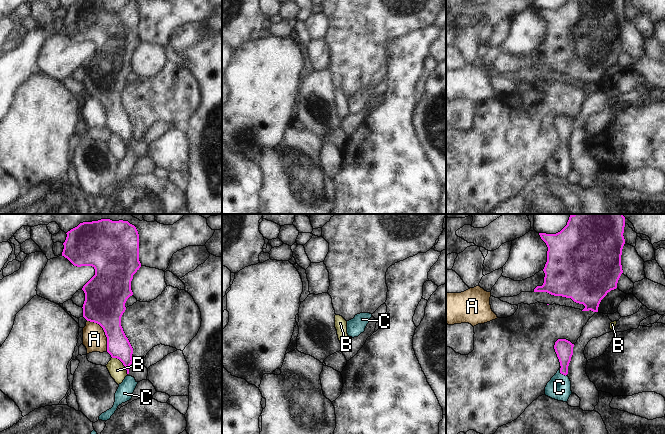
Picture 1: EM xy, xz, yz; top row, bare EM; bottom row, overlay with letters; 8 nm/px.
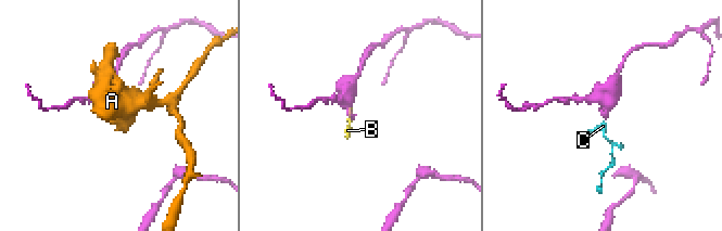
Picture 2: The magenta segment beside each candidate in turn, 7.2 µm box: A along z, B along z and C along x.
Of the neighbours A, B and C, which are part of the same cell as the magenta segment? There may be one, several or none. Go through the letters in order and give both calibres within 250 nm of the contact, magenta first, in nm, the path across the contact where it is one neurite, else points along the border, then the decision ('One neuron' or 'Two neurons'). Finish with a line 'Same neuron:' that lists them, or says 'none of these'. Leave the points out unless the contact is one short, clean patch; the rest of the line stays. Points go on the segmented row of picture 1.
A: Thickness 320 nm (magenta) against 190 nm. Two neurons
B: Thickness 190 nm (magenta) against 140 nm. Two neurons
C: Thickness 140 nm (magenta) against 190 nm. Path across: yz (564, 349), (564, 367), (560, 371), (559, 387). One neuron
Same neuron: C

